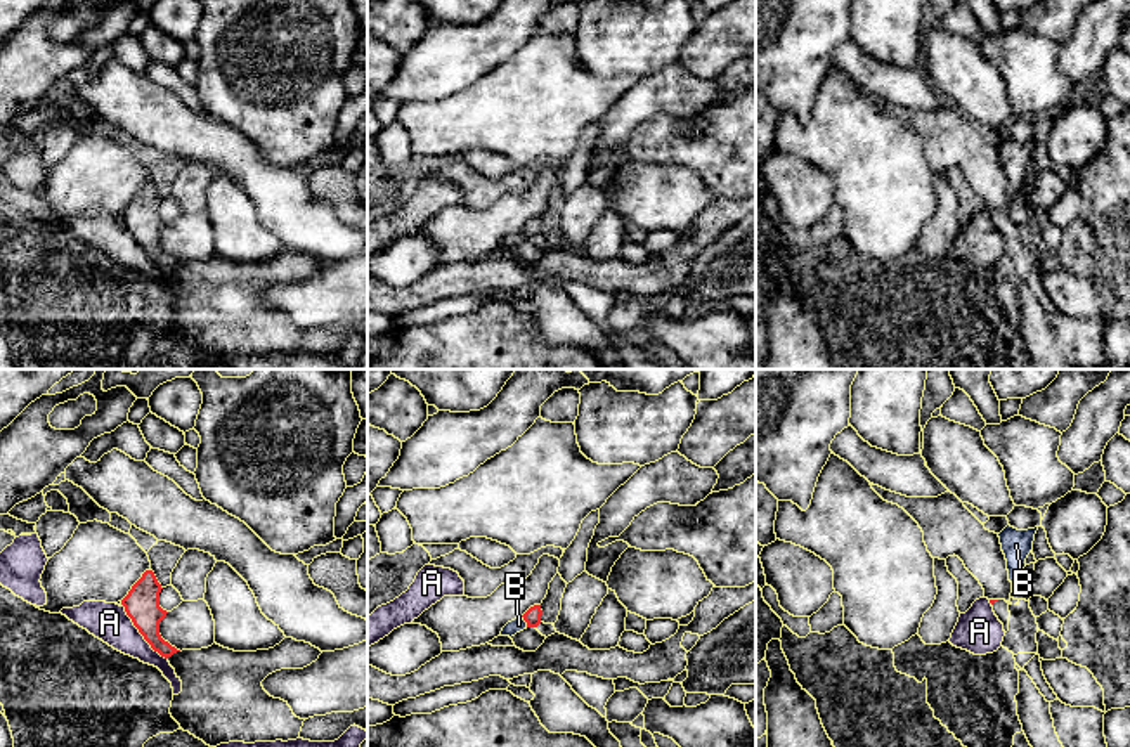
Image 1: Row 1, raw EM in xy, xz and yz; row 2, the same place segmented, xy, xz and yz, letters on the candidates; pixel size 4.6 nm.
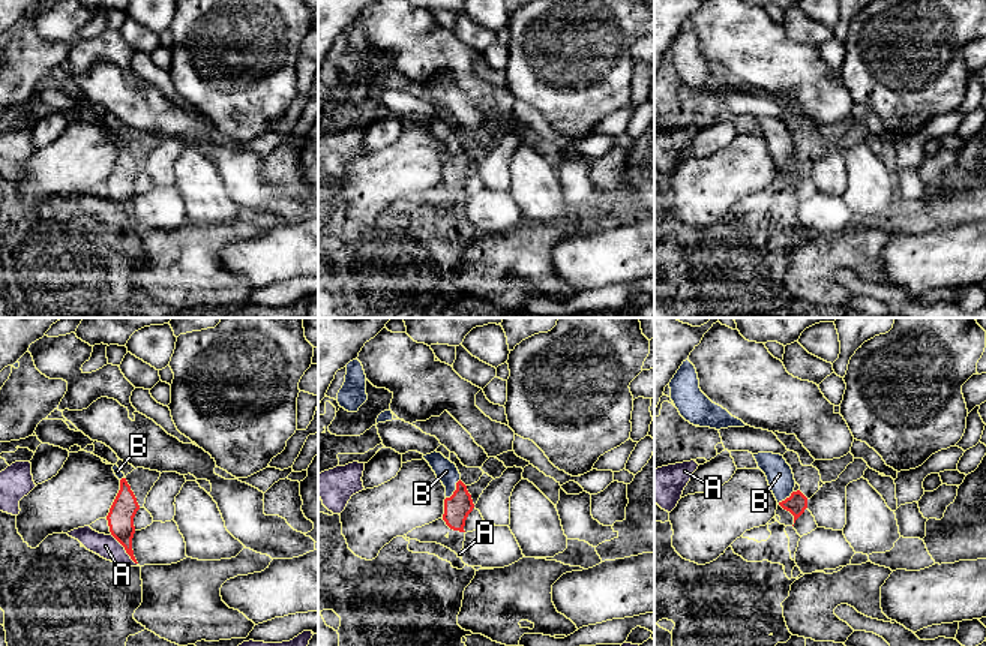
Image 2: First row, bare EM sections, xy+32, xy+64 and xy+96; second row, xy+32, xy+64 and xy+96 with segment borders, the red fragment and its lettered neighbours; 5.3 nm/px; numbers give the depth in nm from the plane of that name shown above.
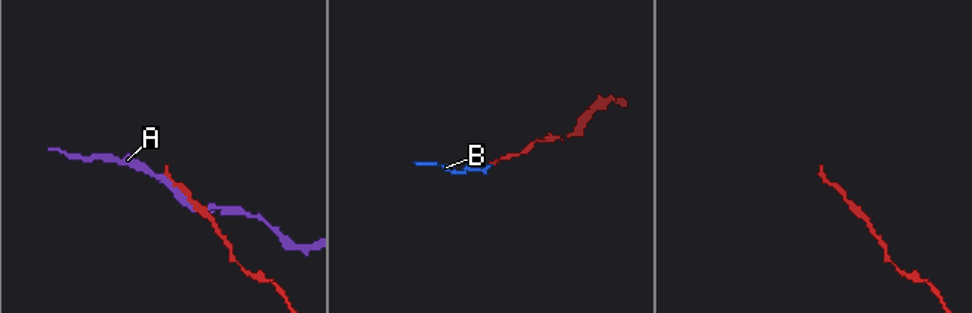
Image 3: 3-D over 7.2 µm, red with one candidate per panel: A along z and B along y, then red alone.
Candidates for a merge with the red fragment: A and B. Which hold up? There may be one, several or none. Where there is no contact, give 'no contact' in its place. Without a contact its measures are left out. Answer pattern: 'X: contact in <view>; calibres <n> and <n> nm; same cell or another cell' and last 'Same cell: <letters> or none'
A: contact in xy; calibres 160 and 180 nm; another cell
B: contact in xz; calibres 80 and 70 nm; same cell
Same cell: B

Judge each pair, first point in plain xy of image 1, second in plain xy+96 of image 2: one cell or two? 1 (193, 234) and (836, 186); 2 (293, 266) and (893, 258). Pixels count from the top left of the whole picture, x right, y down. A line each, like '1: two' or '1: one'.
1: two
2: two

